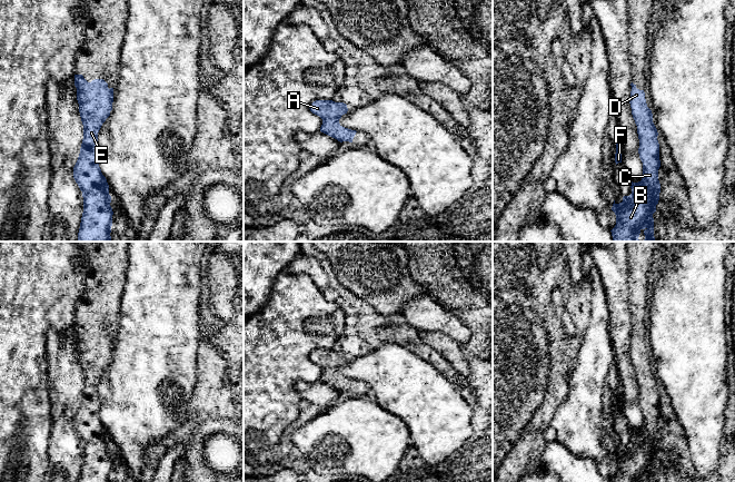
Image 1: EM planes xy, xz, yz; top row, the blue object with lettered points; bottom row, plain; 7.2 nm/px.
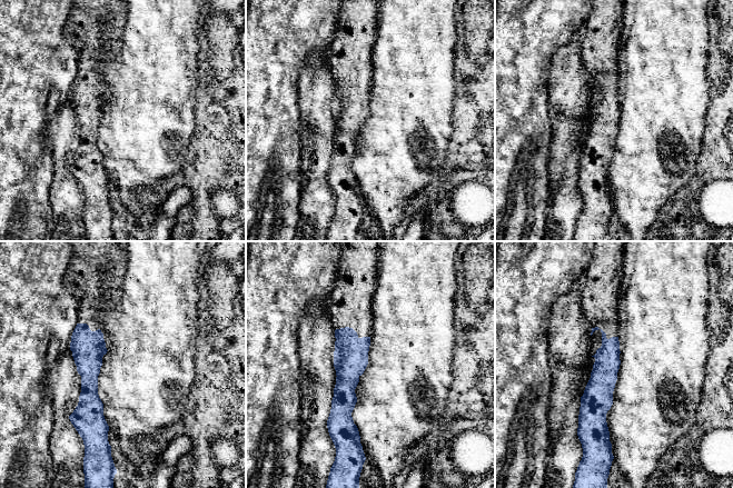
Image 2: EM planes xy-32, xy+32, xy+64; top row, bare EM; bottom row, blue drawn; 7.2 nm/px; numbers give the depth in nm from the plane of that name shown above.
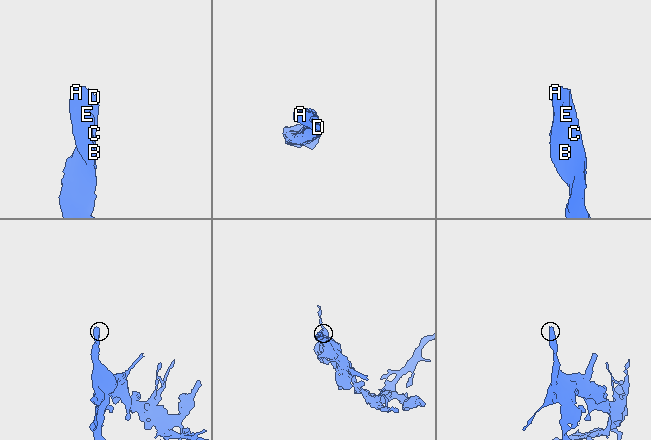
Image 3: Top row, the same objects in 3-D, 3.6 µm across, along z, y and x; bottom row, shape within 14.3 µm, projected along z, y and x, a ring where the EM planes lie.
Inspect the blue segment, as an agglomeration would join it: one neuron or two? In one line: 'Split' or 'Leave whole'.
Leave whole

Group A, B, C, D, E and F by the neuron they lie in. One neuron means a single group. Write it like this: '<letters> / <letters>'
A B C D E F

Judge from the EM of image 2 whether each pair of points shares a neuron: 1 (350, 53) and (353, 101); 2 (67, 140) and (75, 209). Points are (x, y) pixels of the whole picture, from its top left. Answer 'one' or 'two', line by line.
1: one
2: one

